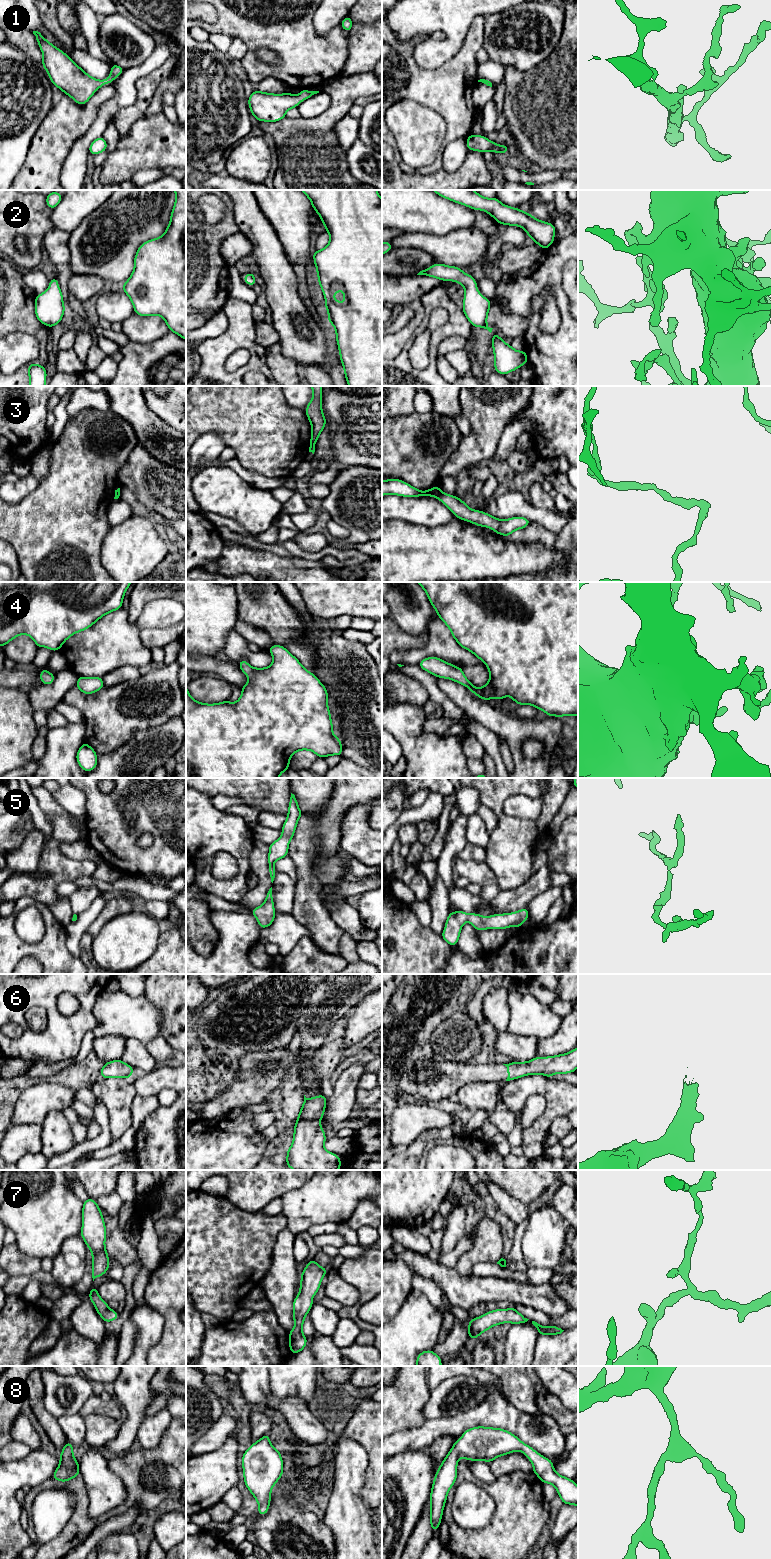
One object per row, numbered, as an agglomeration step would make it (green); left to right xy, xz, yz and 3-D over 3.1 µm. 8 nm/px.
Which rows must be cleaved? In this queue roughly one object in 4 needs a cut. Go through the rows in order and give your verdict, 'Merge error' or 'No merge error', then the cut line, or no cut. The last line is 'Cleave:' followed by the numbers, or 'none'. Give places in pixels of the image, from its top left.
1: No merge error. No split
2: No merge error. No split
3: Merge error. Split along yz (440, 491), (437, 497)
4: No merge error. No split
5: No merge error. No split
6: No merge error. No split
7: No merge error. No split
8: No merge error. No split
Cleave: 3

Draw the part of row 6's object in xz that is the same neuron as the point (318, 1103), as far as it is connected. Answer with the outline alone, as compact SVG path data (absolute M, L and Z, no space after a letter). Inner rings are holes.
M322 1094L309 1099L304 1095L303 1105L294 1126L293 1142L286 1152L287 1167L293 1170L338 1170L341 1167L340 1157L324 1148L327 1138L319 1121L324 1116L326 1101L327 1097Z

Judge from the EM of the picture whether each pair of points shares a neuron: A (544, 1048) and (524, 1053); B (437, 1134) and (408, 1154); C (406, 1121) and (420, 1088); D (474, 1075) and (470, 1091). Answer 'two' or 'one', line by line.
A: two
B: one
C: two
D: two

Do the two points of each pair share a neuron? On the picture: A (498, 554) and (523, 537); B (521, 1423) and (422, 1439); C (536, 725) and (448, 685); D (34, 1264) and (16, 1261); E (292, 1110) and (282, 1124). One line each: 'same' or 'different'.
A: different
B: same
C: same
D: same
E: same

